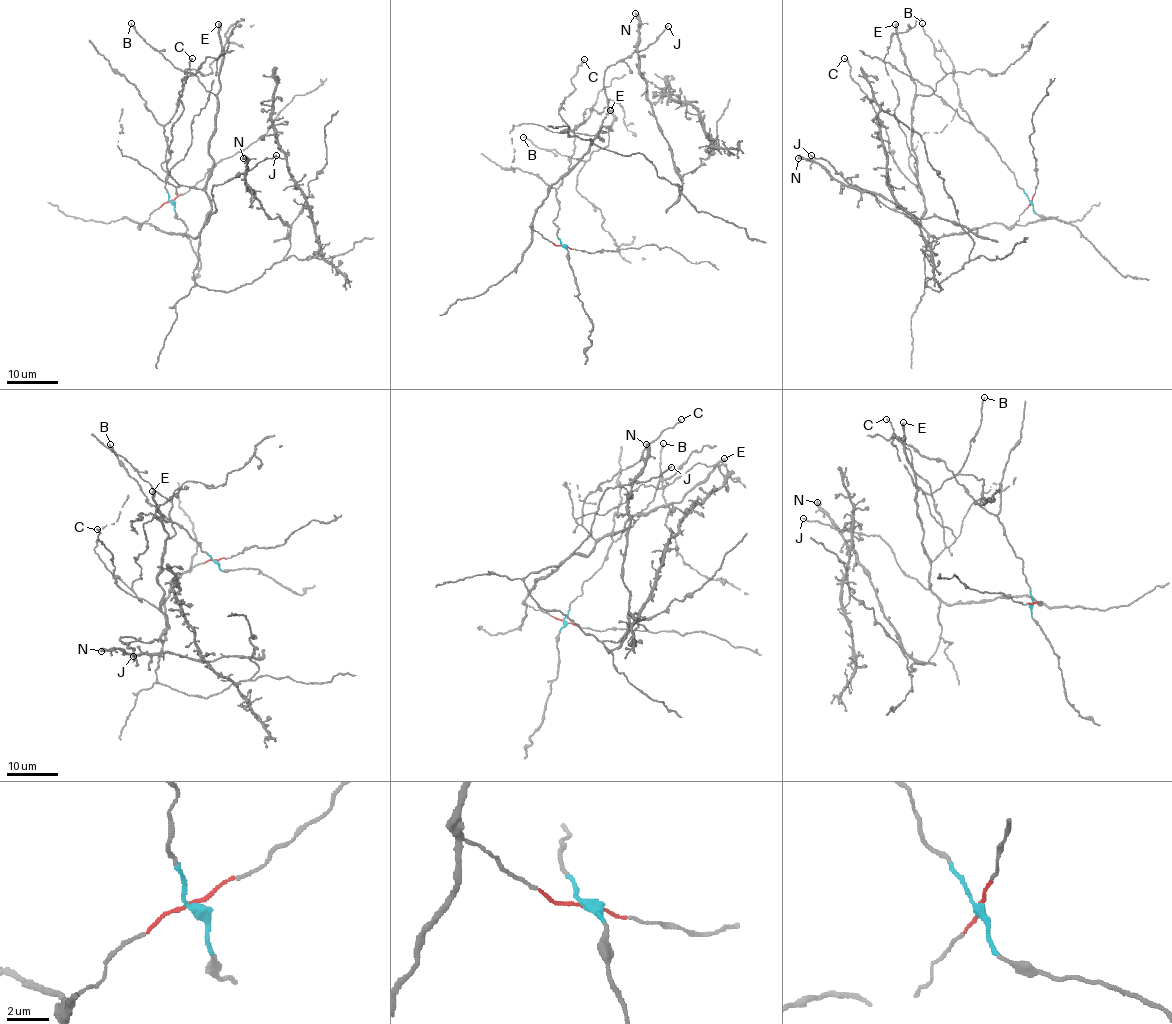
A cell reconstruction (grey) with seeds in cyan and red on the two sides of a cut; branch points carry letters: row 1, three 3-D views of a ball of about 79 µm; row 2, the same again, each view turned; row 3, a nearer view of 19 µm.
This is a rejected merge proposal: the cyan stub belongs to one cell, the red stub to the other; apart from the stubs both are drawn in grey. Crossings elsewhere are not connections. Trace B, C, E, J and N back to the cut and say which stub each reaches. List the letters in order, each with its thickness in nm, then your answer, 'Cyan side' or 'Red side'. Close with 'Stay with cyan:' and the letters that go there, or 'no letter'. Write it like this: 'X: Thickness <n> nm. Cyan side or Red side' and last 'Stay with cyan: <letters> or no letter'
B: Thickness 180 nm. Red side
C: Thickness 200 nm. Red side
E: Thickness 420 nm. Red side
J: Thickness 140 nm. Red side
N: Thickness 460 nm. Red side
Stay with cyan: no letter

